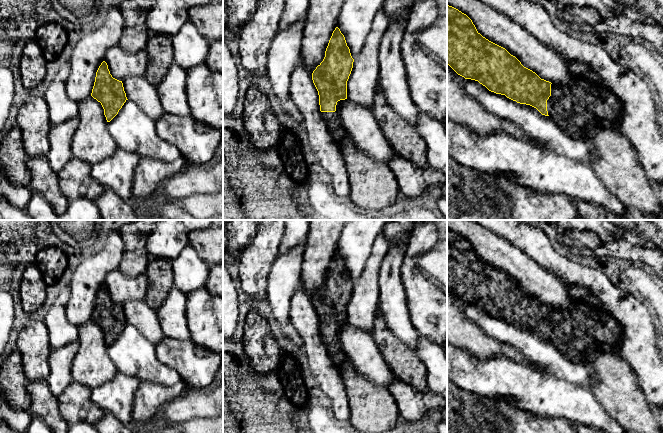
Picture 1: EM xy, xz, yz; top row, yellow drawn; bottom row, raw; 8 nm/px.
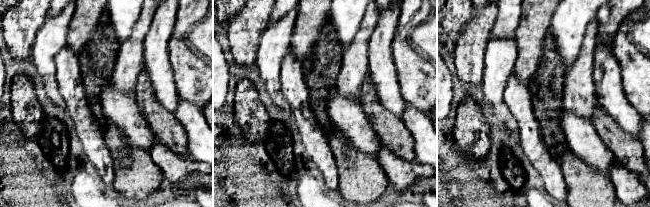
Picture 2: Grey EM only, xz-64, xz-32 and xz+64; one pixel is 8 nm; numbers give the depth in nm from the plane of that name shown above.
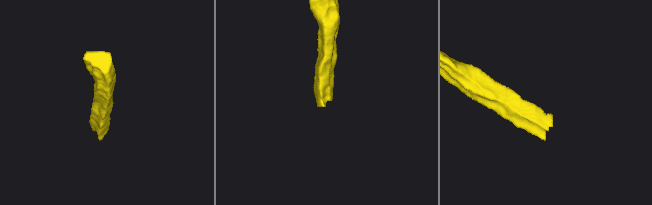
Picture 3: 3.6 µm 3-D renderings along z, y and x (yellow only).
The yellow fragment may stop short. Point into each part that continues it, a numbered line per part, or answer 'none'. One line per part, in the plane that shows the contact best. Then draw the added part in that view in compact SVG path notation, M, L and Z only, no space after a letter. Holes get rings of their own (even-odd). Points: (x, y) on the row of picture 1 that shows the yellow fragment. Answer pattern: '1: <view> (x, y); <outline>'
1: yz (580, 107); M572 74L568 85L551 84L547 111L571 137L587 139L594 130L617 130L622 105L606 87Z

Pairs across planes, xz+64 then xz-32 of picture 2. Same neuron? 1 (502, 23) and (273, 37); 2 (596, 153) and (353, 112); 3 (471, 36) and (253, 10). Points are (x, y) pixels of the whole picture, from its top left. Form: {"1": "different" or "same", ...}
{"1": "different", "2": "same", "3": "same"}

